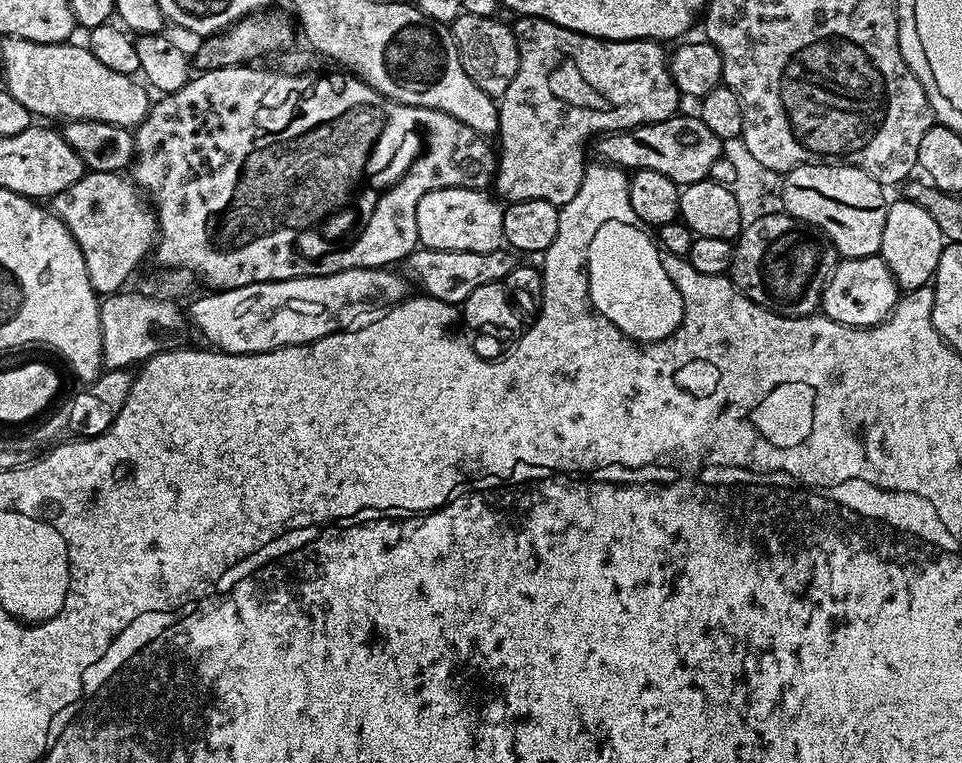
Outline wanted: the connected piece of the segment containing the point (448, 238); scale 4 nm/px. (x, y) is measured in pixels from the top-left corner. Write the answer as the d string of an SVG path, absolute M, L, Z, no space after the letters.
M439 188L426 194L416 207L416 225L420 235L420 244L425 248L438 250L462 250L463 252L493 252L504 244L502 218L504 208L499 199L488 197L489 193L475 188Z

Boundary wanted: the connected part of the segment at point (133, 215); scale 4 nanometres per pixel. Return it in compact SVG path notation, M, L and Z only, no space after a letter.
M85 171L74 186L51 197L50 208L78 242L90 282L98 294L121 291L158 239L155 211L142 199L135 183L118 172Z

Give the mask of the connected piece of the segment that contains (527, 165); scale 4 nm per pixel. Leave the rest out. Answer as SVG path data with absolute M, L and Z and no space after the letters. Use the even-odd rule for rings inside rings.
M521 16L515 21L514 31L516 41L520 47L520 74L518 82L510 85L506 94L499 97L498 107L500 109L500 131L498 141L498 171L494 177L494 188L497 188L499 199L513 204L514 202L526 202L527 200L541 200L550 202L557 206L563 206L578 194L578 186L584 177L584 168L564 168L564 148L572 148L576 144L576 136L572 132L564 132L564 120L572 128L581 128L584 132L589 132L592 138L599 137L601 134L611 134L614 132L627 132L629 128L637 128L640 124L653 124L669 120L671 116L677 115L676 108L682 103L680 91L676 88L674 78L668 69L669 53L663 43L655 40L599 40L596 36L587 36L574 30L566 30L549 20L543 20L541 16ZM564 108L569 108L569 112L564 116Z

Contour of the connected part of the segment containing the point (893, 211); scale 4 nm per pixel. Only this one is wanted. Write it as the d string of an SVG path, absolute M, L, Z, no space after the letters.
M897 198L889 203L878 255L886 262L901 293L927 288L933 283L938 270L938 258L942 258L945 243L942 230L938 230L938 222L934 222L934 218L930 218L930 214L922 210L918 202Z

